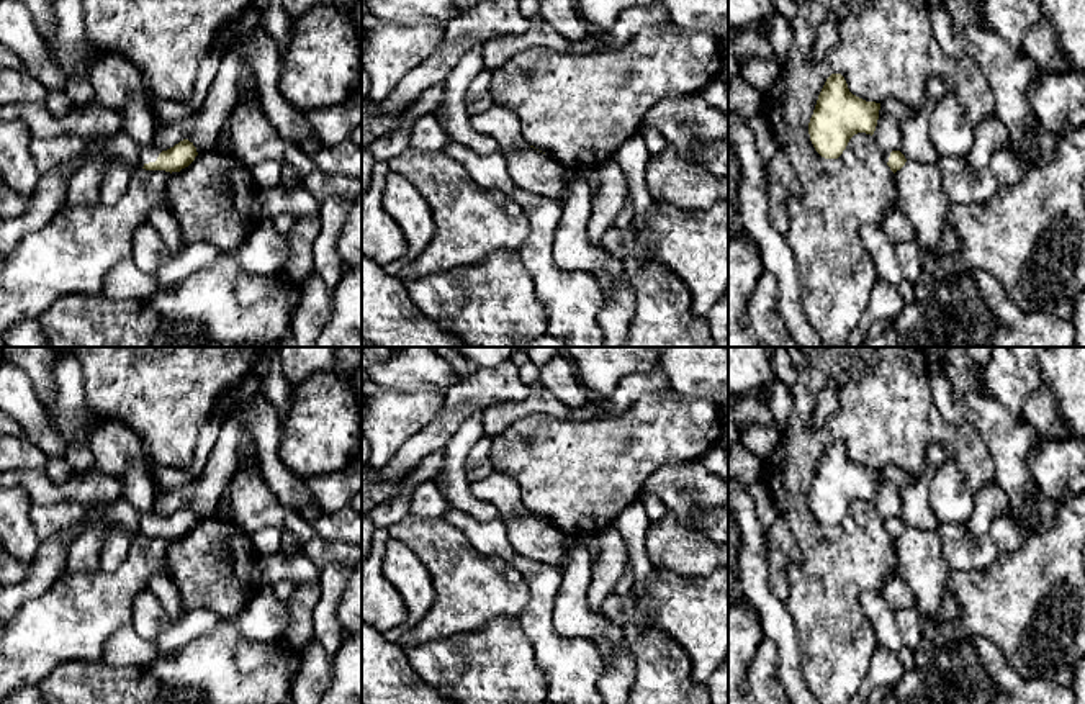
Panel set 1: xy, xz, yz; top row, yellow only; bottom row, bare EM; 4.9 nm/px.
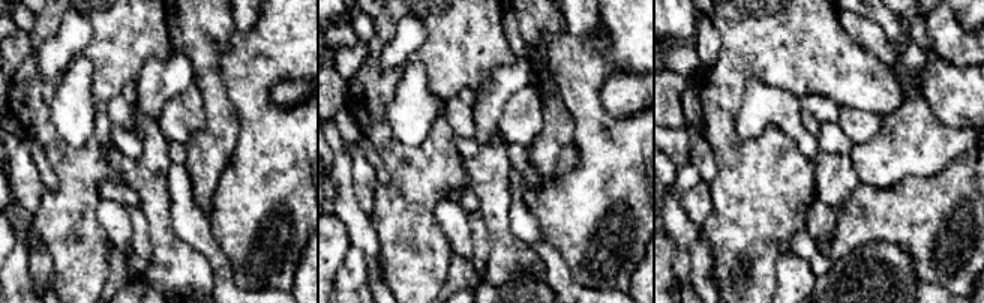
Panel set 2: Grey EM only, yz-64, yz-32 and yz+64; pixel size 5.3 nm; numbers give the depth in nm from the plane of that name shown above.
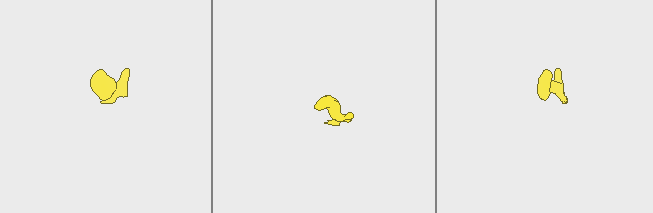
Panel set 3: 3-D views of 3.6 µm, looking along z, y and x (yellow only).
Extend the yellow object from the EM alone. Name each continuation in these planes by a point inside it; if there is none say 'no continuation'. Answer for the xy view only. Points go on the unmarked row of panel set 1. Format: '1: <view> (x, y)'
1: xy (148, 521)

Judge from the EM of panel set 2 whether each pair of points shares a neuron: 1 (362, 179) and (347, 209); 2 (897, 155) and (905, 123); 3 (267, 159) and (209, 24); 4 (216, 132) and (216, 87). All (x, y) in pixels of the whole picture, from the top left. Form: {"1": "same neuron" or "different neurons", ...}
{"1": "different neurons", "2": "same neuron", "3": "different neurons", "4": "same neuron"}

